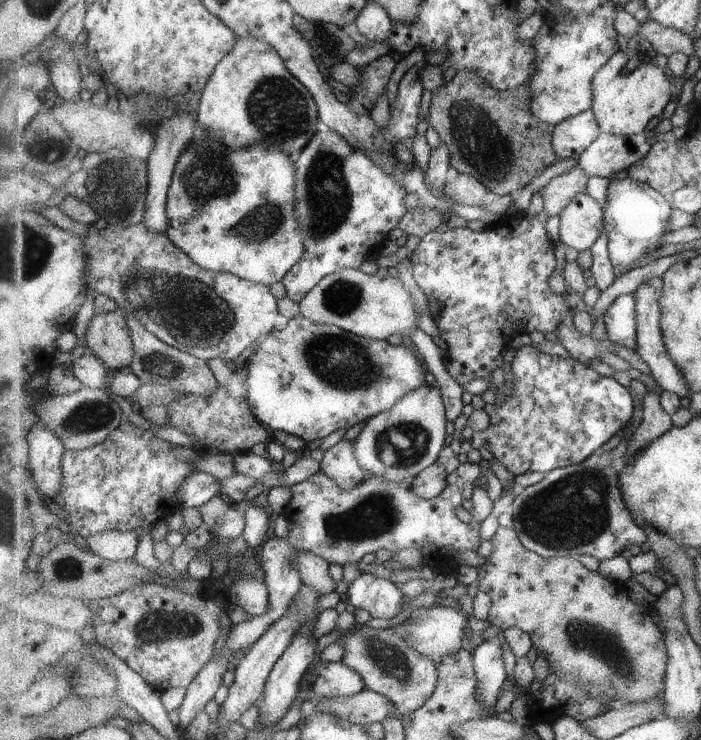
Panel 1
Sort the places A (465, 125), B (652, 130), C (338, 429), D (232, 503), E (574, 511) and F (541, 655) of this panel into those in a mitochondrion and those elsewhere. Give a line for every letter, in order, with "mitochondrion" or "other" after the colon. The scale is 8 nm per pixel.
A: mitochondrion
B: other
C: other
D: other
E: mitochondrion
F: other

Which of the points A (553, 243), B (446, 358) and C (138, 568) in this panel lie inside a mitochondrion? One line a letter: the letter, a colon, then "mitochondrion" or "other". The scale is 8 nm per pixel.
A: other
B: other
C: other

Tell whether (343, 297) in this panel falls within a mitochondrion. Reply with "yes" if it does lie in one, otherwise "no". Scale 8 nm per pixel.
yes

